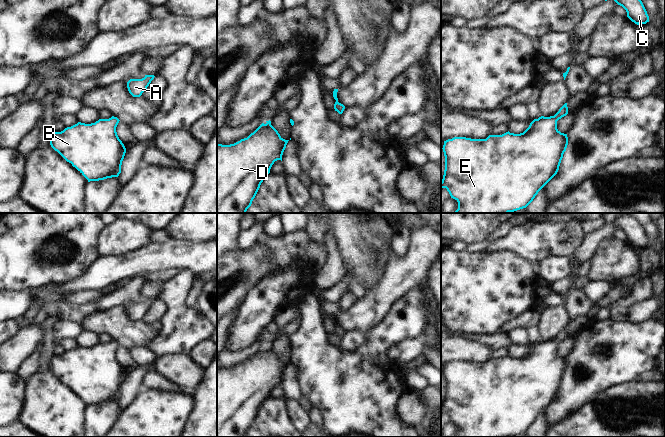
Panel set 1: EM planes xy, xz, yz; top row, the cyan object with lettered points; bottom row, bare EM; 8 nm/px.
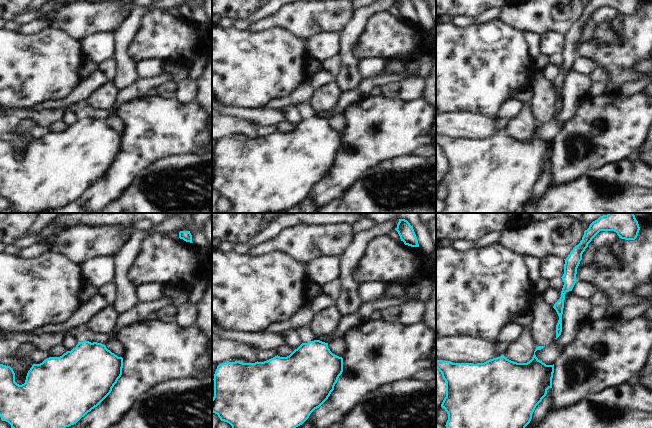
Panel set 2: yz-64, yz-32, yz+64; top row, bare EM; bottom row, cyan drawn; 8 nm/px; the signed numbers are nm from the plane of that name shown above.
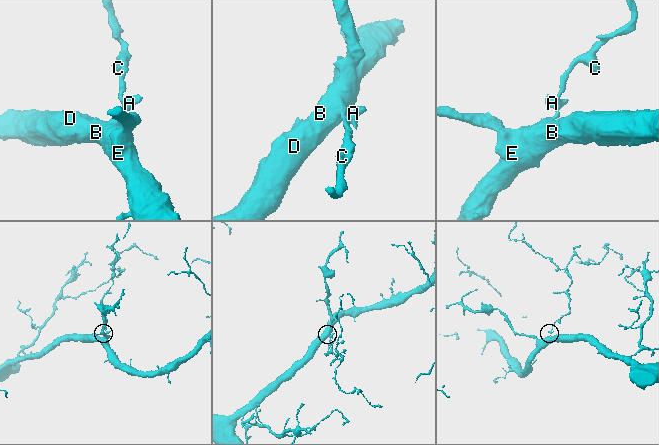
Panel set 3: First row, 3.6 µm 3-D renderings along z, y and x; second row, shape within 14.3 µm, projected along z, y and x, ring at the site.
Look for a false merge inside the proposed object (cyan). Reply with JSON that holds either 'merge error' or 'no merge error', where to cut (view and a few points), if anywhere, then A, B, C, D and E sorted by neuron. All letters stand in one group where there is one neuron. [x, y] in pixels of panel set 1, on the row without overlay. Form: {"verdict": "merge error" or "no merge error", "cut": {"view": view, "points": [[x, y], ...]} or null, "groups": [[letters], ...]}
{"verdict": "no merge error", "cut": null, "groups": [["A", "B", "C", "D", "E"]]}

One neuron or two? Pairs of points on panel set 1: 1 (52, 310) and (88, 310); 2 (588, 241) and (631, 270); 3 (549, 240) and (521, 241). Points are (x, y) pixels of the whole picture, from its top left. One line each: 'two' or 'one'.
1: one
2: two
3: one

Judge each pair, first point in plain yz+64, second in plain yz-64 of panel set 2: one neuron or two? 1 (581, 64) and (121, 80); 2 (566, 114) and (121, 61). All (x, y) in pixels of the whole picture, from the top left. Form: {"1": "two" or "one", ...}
{"1": "two", "2": "one"}

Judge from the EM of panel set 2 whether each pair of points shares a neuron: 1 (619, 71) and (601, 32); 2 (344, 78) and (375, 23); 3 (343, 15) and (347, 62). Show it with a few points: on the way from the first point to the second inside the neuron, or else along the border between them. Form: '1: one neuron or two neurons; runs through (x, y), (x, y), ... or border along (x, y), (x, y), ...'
1: two neurons; border along (627, 36), (619, 46), (590, 42)
2: two neurons; border along (351, 51), (358, 61)
3: two neurons; border along (354, 12), (339, 33)

